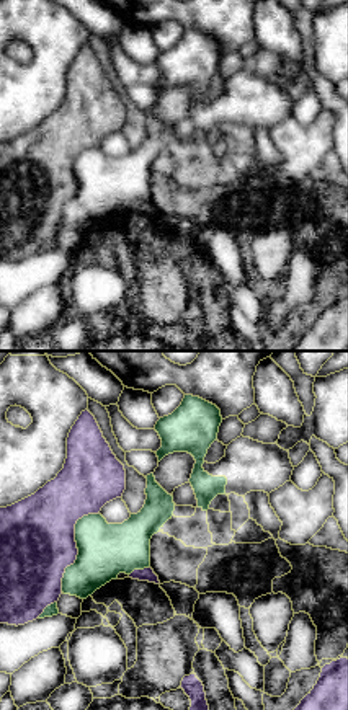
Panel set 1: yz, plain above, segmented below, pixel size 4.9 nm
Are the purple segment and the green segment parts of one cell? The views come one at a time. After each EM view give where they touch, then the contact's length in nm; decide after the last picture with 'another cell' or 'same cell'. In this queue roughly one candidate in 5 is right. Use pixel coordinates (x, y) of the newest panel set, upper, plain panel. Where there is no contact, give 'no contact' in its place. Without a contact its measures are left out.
(75, 181) | 440 nm

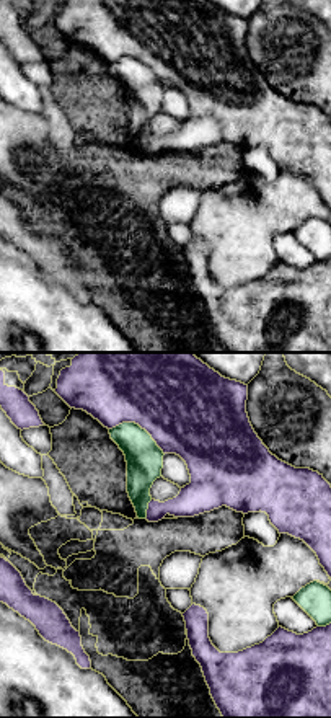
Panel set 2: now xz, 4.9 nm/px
(139, 59) | 300 nm

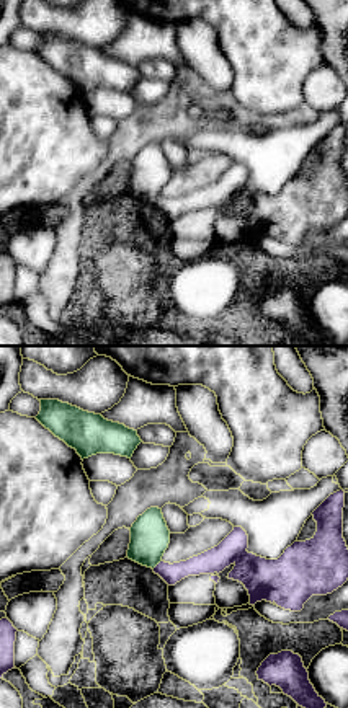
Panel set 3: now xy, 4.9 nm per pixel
(157, 199) | 60 nm

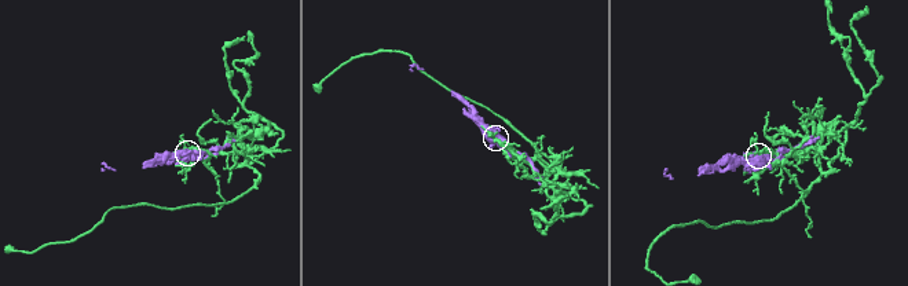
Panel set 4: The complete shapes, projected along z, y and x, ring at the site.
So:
another cell

